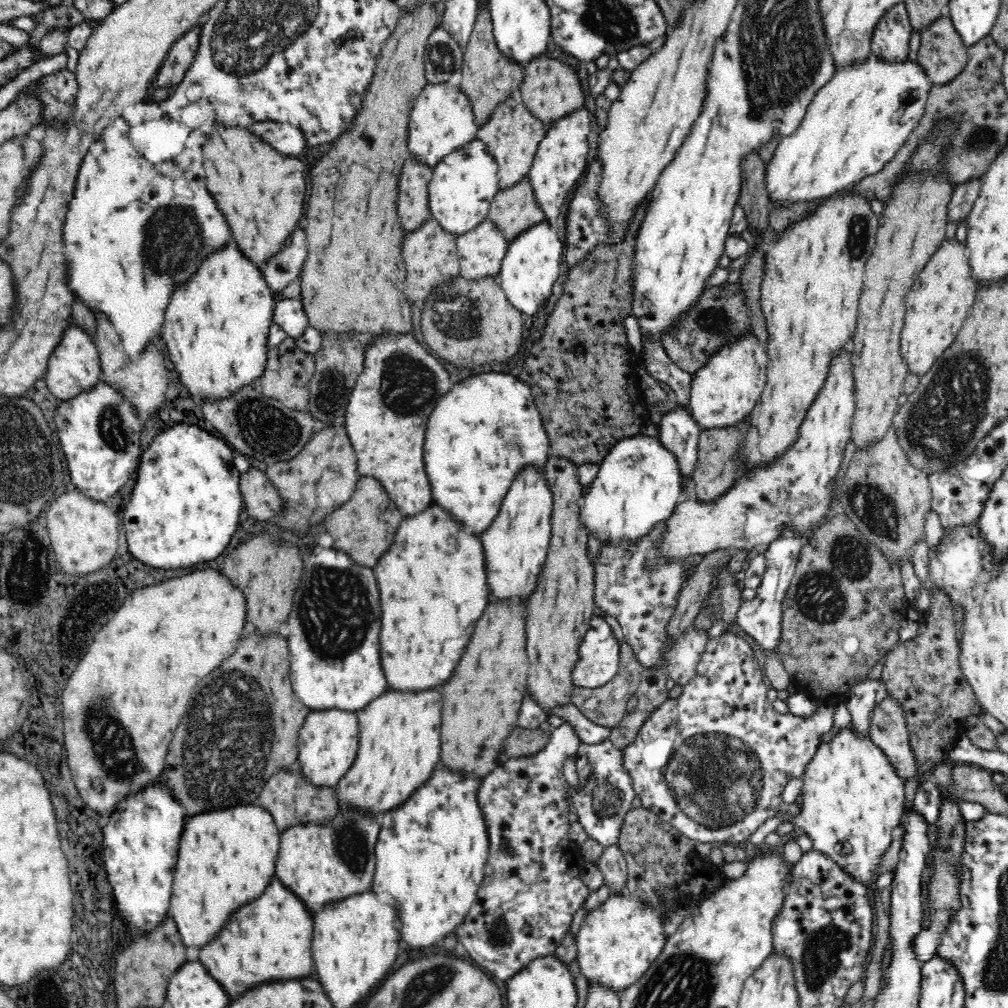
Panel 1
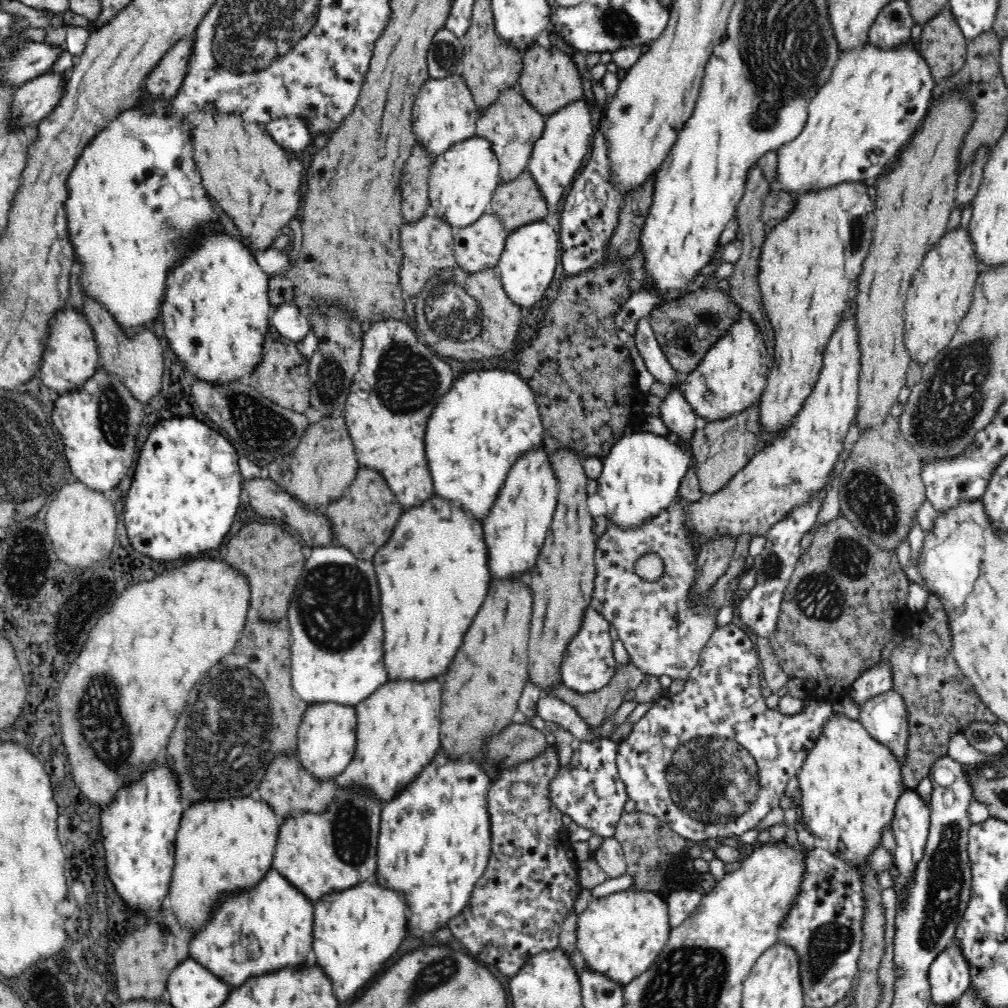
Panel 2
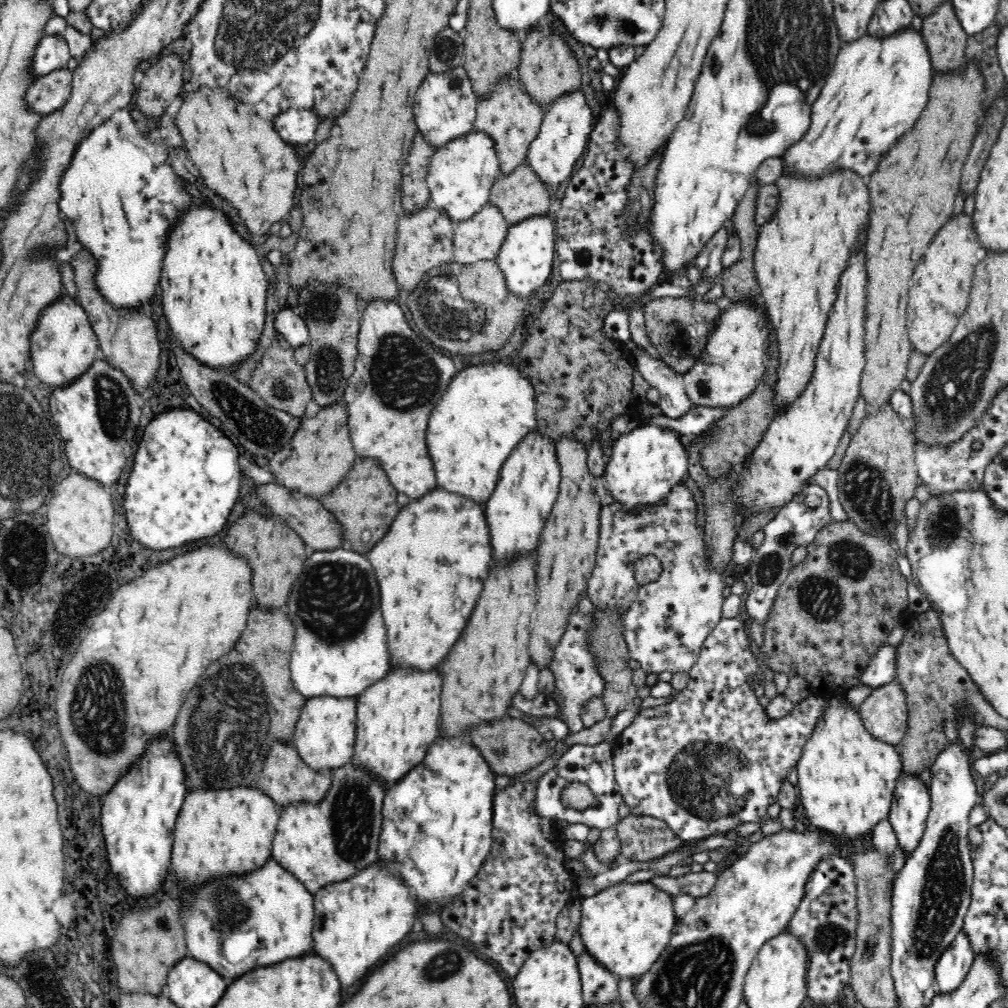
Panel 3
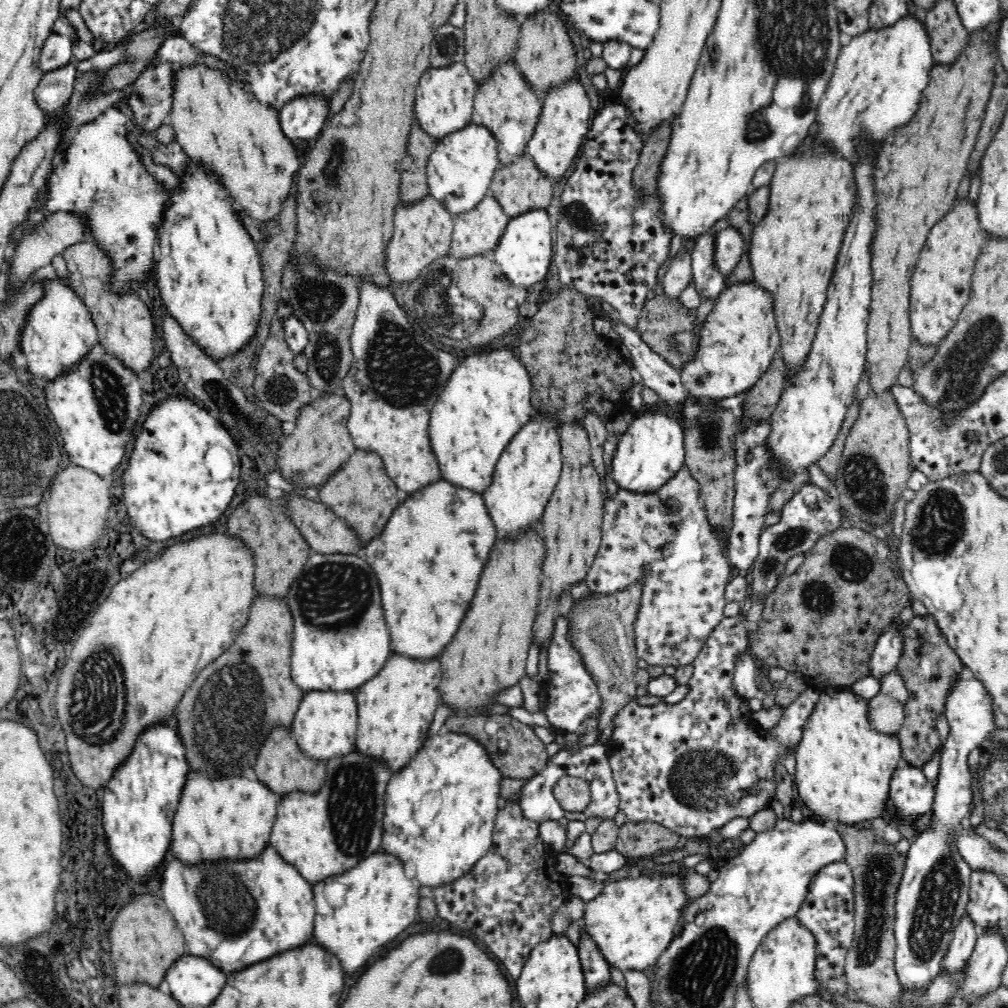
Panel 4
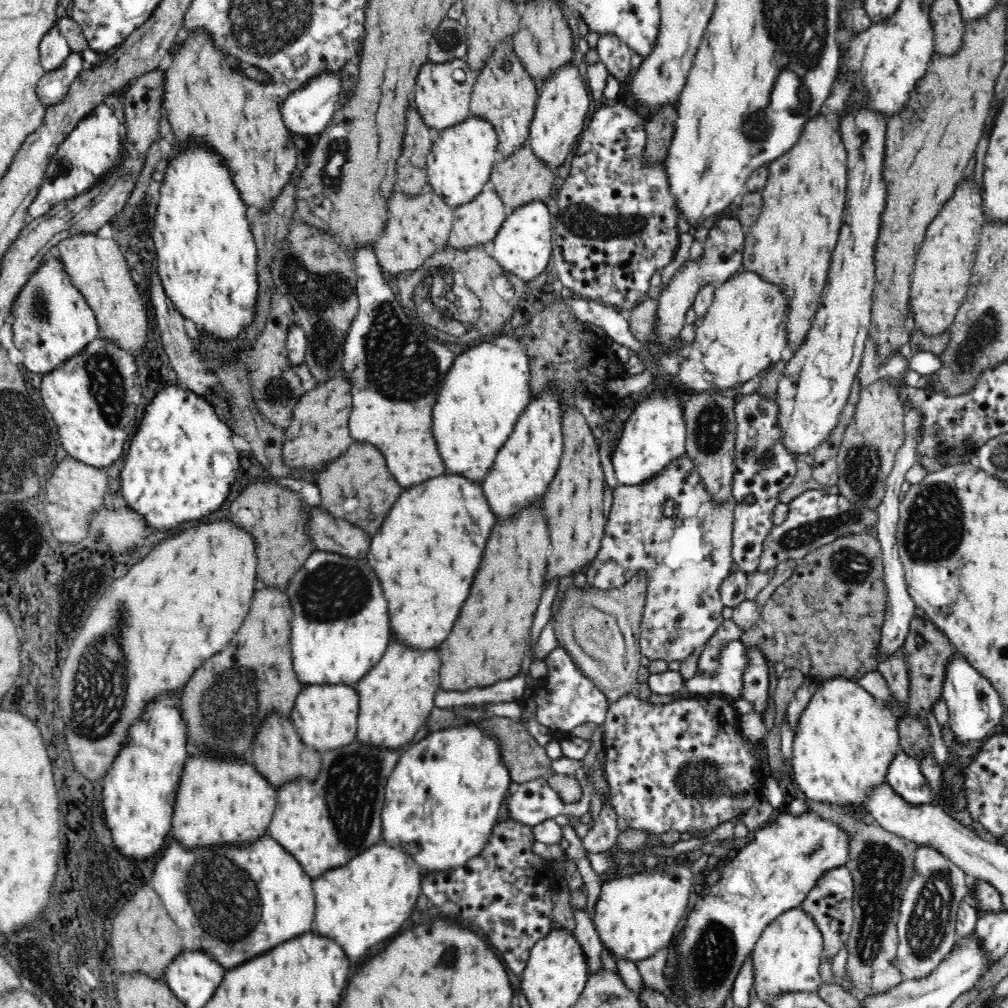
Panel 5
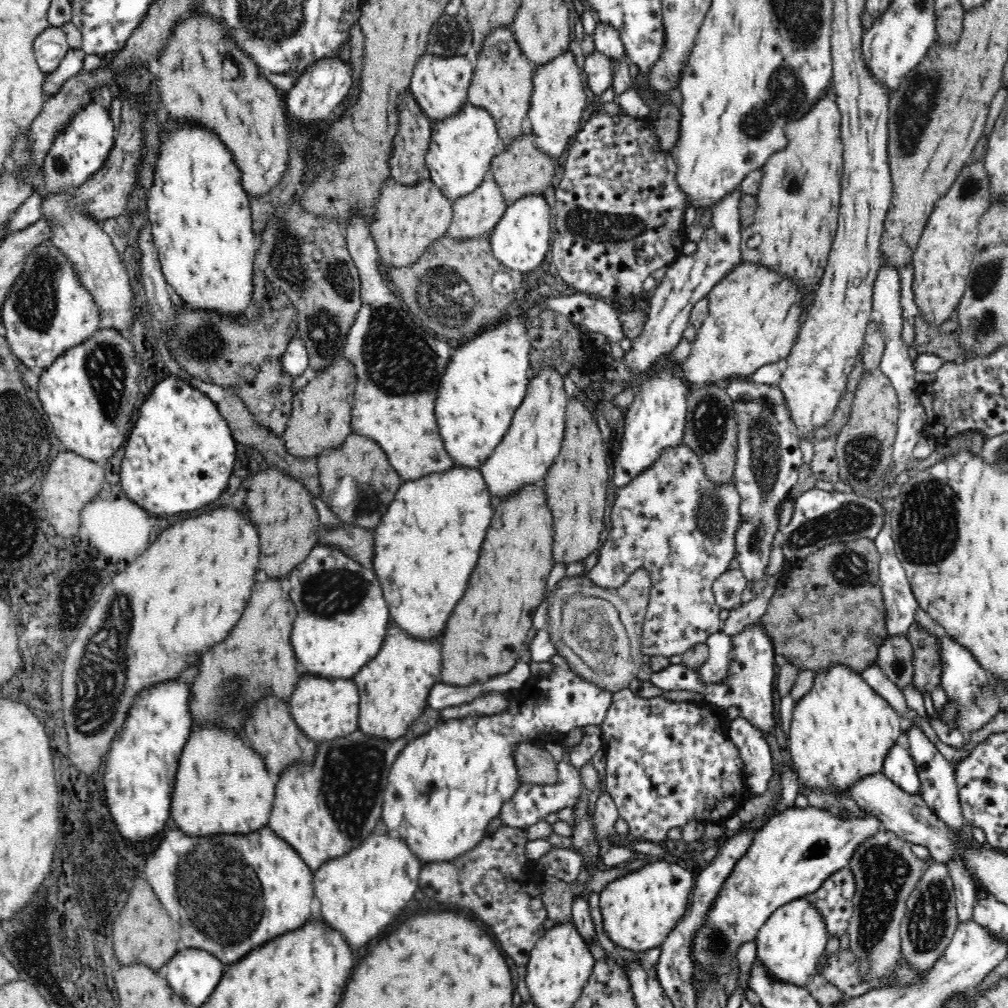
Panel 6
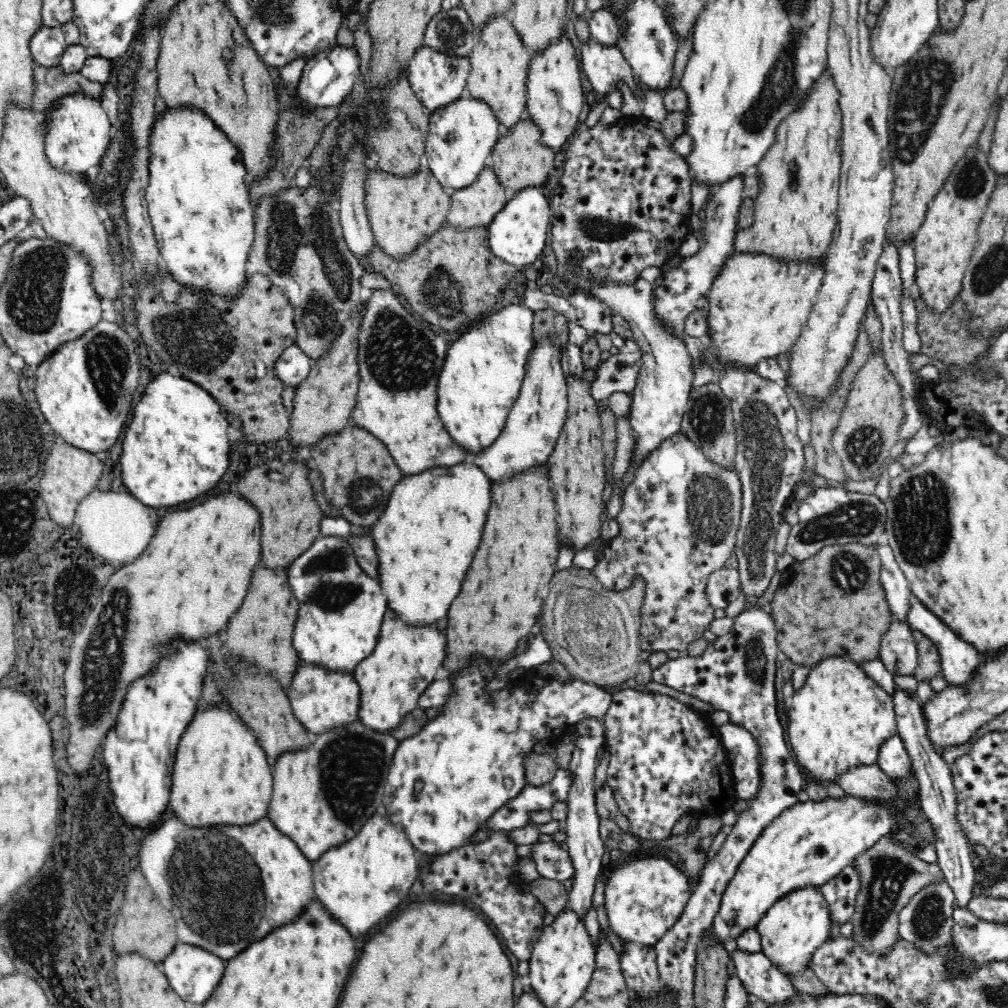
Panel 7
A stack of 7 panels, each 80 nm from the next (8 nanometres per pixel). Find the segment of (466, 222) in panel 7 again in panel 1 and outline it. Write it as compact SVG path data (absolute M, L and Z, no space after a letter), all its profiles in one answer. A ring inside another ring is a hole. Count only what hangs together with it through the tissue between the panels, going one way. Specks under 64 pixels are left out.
M487 216L470 232L455 237L460 275L468 280L484 276L496 278L508 250L508 242Z

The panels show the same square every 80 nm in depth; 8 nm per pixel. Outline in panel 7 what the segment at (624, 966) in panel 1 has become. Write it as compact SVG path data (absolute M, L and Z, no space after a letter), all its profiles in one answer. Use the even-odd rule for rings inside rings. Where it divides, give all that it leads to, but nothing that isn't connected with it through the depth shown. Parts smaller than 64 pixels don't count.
M662 857L632 859L607 873L604 908L612 930L628 942L654 946L676 924L692 896L684 871Z

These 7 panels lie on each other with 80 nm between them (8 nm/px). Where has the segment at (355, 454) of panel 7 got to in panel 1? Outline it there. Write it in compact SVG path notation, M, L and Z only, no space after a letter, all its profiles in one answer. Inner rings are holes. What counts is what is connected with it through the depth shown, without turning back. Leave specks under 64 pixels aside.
M368 478L356 484L352 496L344 504L334 507L323 524L334 539L334 549L348 552L354 563L372 568L394 542L394 532L403 518L381 481Z

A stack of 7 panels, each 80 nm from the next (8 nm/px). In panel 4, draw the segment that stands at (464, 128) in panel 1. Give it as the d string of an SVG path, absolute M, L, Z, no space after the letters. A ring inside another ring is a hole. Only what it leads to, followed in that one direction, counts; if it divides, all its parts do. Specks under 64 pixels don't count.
M464 62L443 68L428 68L419 81L414 107L415 118L423 131L438 140L448 135L448 132L471 124L477 86L477 80L472 77Z

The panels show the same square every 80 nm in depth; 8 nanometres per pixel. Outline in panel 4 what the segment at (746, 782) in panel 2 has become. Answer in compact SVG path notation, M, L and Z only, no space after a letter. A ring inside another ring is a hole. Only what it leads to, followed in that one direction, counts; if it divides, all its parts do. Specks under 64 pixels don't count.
M724 617L720 621L720 624L710 633L708 640L706 640L705 645L694 660L694 675L688 683L690 691L683 700L676 704L662 702L652 706L644 706L638 703L636 697L630 698L630 700L618 710L618 714L612 718L610 722L612 732L604 746L606 747L606 751L608 751L608 765L610 765L610 769L612 769L612 779L614 779L614 785L616 785L616 792L618 793L618 811L625 814L628 821L636 824L652 822L677 832L679 836L704 838L706 835L712 835L718 831L719 828L722 828L724 824L730 822L730 820L736 818L736 816L750 818L754 812L758 812L758 810L769 806L771 802L770 799L776 792L776 782L774 781L774 768L776 768L776 764L774 762L784 754L784 748L788 748L788 746L795 748L796 744L800 742L802 730L804 730L804 726L806 726L806 720L808 720L810 712L814 710L814 706L816 706L816 702L818 702L819 692L808 685L806 690L800 692L798 698L786 707L779 723L775 727L772 727L768 731L758 731L758 729L752 725L752 717L750 717L752 711L748 709L748 706L744 705L745 699L740 697L732 687L734 658L736 658L740 652L749 650L748 632L747 624L742 623L740 617Z

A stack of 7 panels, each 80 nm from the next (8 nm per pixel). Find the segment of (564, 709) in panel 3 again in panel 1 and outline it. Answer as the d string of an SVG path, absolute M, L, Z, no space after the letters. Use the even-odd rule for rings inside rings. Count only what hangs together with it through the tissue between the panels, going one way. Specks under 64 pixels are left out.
M595 612L588 630L578 644L578 661L571 669L572 686L597 689L609 683L620 670L620 647L606 623L605 617Z

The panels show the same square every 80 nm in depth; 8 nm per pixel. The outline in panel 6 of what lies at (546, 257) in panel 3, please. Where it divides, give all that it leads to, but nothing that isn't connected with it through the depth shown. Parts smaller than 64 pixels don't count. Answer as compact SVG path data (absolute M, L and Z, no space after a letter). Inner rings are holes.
M542 194L525 195L518 198L516 202L507 205L504 214L500 216L500 220L496 226L492 228L492 232L488 235L493 255L496 259L512 270L518 272L539 270L540 264L546 256L546 252L550 250L550 207Z

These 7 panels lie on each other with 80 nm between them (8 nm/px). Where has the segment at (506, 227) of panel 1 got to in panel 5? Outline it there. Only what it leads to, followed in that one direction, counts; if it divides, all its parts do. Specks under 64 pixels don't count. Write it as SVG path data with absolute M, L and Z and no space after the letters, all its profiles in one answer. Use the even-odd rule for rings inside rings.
M524 142L510 156L498 157L498 160L494 162L489 181L502 199L507 214L510 214L514 208L518 208L522 204L528 204L534 200L546 200L546 197L551 193L556 175L556 170L551 169L541 158L538 158L532 147Z

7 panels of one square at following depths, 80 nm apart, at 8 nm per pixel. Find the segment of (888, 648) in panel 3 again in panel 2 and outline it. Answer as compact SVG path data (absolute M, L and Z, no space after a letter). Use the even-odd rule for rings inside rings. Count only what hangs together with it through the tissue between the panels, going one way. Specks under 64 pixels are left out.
M889 660L888 663L878 662L872 669L866 670L858 677L851 684L849 696L862 705L868 698L878 696L890 688L893 688L893 673Z

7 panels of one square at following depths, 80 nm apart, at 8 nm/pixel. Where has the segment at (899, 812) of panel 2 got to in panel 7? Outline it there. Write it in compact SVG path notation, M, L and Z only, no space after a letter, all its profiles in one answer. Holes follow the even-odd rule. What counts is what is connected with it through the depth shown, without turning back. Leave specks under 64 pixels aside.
M898 732L882 740L875 762L891 778L902 780L910 774L911 758Z

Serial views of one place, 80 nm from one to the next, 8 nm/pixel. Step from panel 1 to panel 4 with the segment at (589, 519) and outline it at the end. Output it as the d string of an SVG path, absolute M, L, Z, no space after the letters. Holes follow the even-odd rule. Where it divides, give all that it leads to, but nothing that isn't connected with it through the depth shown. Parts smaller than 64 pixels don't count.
M660 409L639 411L619 437L612 459L612 478L619 488L634 492L654 492L672 478L685 463L685 428L677 412Z

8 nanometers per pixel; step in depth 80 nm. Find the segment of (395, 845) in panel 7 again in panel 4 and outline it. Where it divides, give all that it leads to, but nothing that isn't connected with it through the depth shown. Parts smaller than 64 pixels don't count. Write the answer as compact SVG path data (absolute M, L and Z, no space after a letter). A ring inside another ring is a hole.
M376 850L346 872L328 876L313 885L316 911L313 940L335 952L344 974L350 976L368 966L374 956L396 942L396 938L414 922L423 893L417 879L406 876L404 862L400 858L384 850Z

